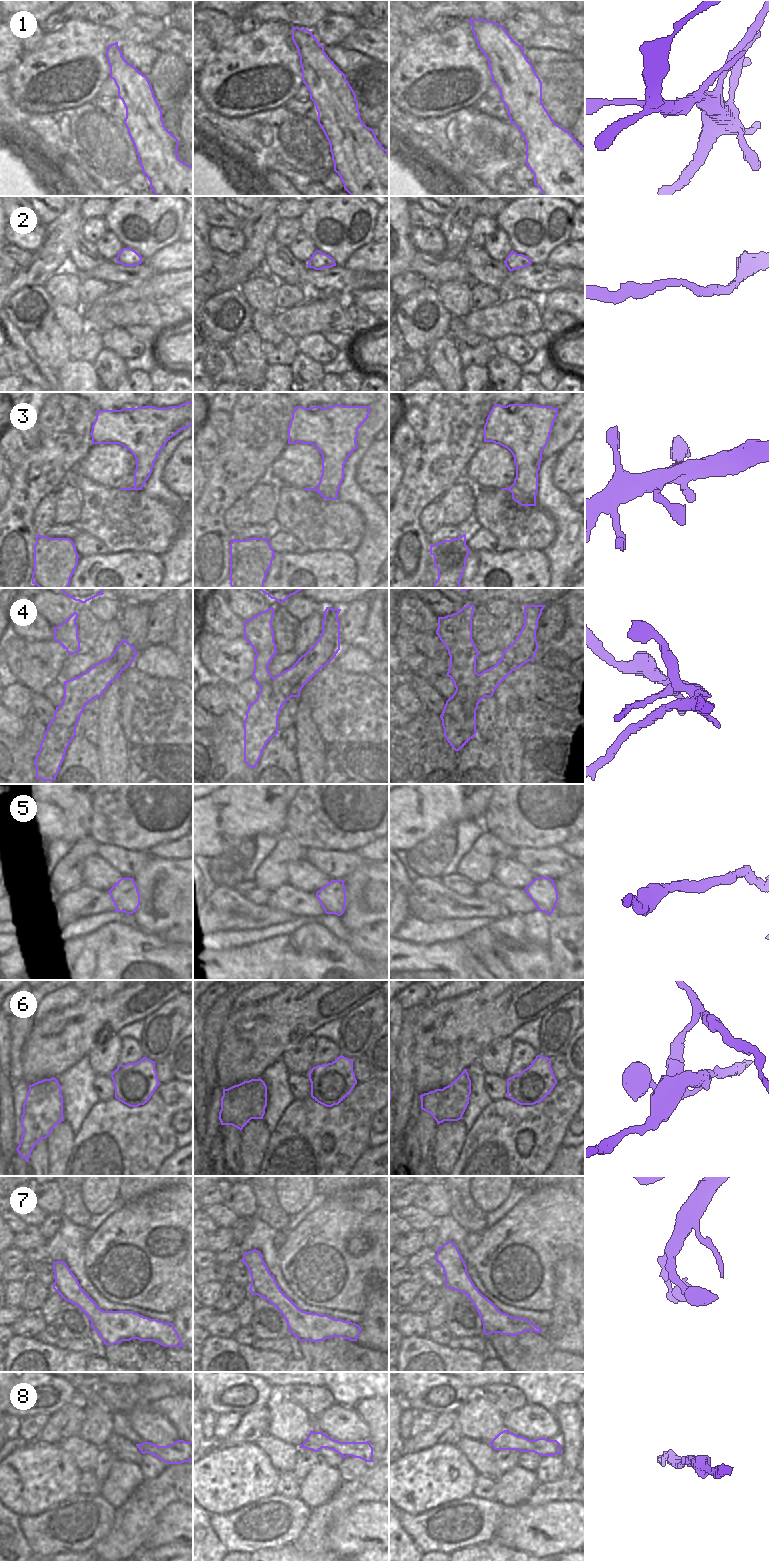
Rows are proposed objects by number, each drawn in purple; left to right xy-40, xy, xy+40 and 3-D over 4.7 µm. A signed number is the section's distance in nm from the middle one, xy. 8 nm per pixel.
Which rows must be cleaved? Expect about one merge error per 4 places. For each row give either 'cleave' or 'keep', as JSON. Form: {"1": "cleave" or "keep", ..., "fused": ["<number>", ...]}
{"1": "keep", "2": "keep", "3": "keep", "4": "cleave", "5": "keep", "6": "cleave", "7": "keep", "8": "keep", "fused": ["4", "6"]}

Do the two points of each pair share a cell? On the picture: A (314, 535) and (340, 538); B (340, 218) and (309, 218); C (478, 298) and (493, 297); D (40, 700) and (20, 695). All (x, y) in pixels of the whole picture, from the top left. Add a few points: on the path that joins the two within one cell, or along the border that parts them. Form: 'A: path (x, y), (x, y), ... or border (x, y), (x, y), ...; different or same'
A: path (320, 535), (334, 535); same
B: path (332, 216), (317, 218); same
C: path (482, 297), (489, 297); same
D: border (31, 693), (32, 712); different

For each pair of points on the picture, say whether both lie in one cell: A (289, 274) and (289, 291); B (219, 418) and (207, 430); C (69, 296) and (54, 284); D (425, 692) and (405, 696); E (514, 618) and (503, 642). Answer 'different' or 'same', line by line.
A: different
B: different
C: same
D: different
E: same

